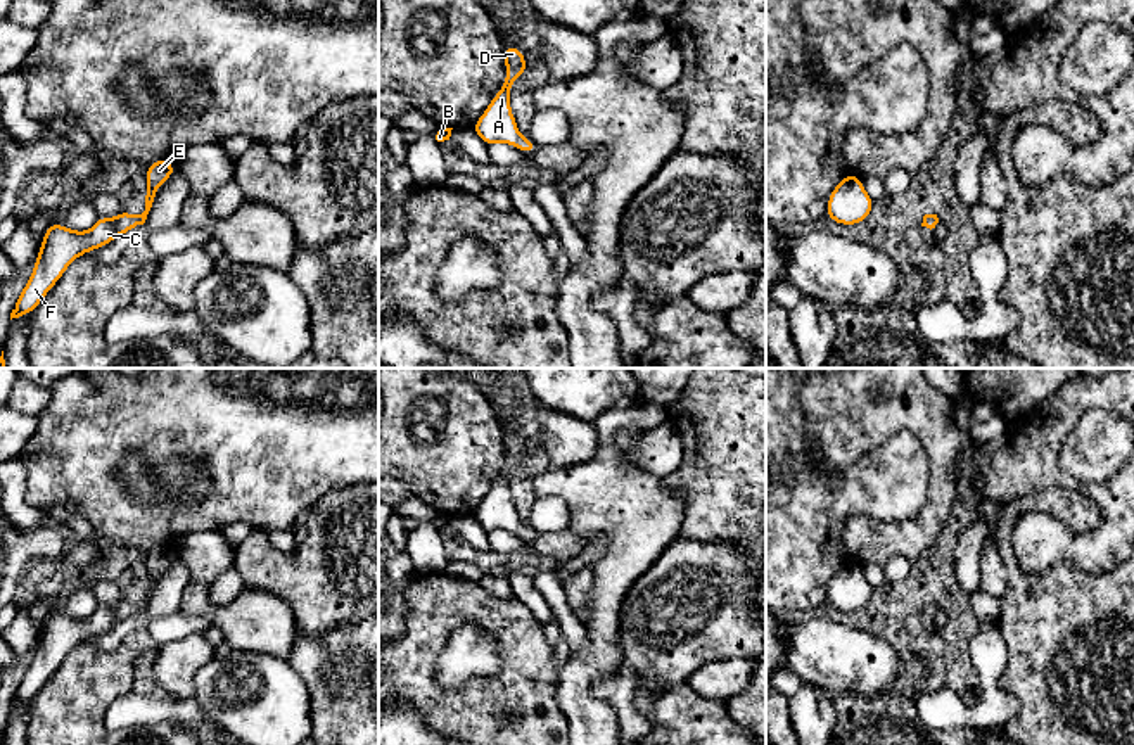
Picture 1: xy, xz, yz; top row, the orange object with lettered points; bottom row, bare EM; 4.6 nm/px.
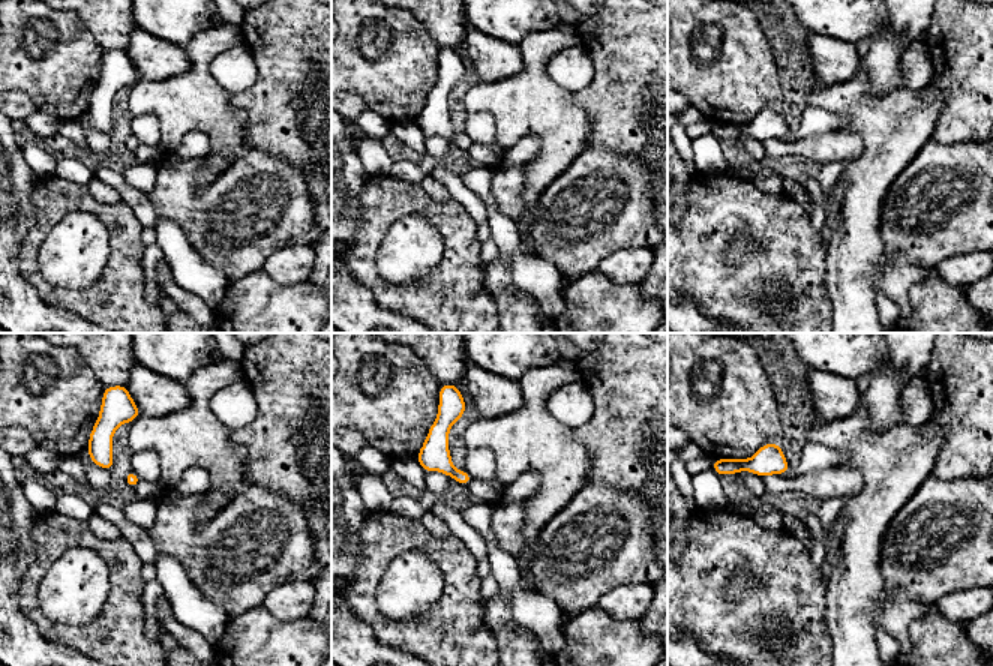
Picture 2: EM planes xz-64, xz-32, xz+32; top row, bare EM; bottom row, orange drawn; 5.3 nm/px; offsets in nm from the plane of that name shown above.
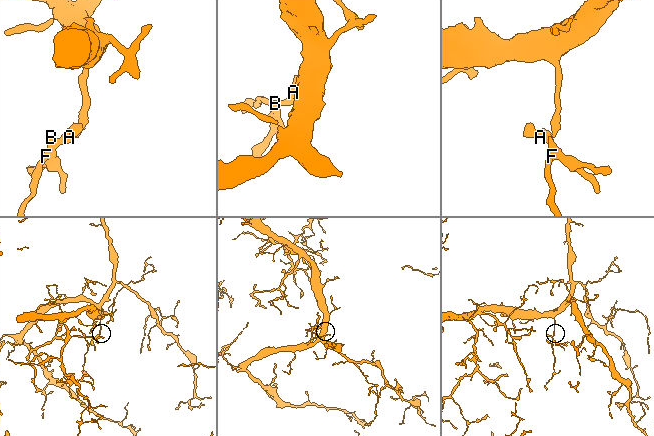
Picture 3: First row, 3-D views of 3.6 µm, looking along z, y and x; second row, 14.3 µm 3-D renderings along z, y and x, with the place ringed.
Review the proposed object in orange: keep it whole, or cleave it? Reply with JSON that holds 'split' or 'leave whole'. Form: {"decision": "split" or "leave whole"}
{"decision": "leave whole"}

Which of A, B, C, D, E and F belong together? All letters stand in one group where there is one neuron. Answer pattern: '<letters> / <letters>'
A B C D E F

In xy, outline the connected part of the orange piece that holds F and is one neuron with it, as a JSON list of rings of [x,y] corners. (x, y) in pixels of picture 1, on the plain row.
[[[157,546],[143,558],[147,567],[145,598],[130,602],[121,598],[116,605],[99,603],[97,610],[88,619],[74,619],[67,614],[50,610],[41,627],[38,645],[31,665],[24,672],[12,700],[12,705],[31,702],[48,678],[57,671],[67,653],[86,641],[112,629],[116,624],[130,619],[133,614],[145,610],[152,595],[157,576],[176,558],[176,553]]]

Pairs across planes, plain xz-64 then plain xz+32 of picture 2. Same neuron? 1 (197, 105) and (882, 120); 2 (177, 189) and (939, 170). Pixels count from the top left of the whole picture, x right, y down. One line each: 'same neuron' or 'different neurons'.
1: same neuron
2: same neuron

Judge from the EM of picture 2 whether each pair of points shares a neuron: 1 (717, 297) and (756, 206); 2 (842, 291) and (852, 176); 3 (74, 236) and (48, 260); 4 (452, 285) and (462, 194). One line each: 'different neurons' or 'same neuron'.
1: same neuron
2: same neuron
3: same neuron
4: different neurons

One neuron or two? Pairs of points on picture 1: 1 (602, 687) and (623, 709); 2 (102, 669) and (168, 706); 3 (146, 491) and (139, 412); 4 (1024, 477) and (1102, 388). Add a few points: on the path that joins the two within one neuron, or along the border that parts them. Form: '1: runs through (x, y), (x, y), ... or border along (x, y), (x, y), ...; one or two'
1: runs through (607, 690), (621, 704); one
2: border along (132, 688), (108, 707), (106, 721); two
3: border along (120, 458), (128, 452), (137, 452), (168, 488); two
4: runs through (1032, 453), (1077, 407); one

